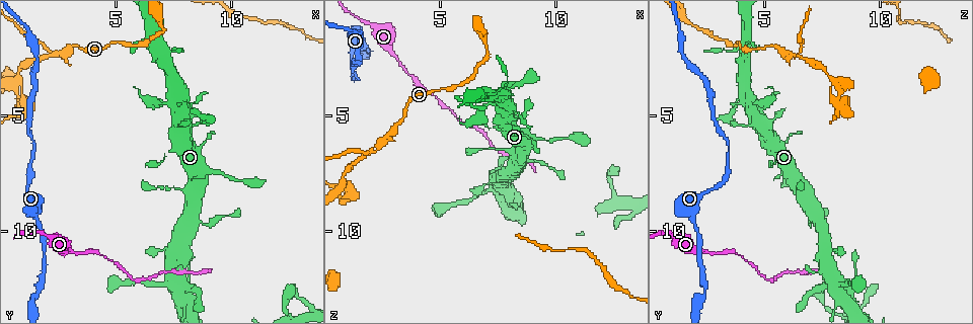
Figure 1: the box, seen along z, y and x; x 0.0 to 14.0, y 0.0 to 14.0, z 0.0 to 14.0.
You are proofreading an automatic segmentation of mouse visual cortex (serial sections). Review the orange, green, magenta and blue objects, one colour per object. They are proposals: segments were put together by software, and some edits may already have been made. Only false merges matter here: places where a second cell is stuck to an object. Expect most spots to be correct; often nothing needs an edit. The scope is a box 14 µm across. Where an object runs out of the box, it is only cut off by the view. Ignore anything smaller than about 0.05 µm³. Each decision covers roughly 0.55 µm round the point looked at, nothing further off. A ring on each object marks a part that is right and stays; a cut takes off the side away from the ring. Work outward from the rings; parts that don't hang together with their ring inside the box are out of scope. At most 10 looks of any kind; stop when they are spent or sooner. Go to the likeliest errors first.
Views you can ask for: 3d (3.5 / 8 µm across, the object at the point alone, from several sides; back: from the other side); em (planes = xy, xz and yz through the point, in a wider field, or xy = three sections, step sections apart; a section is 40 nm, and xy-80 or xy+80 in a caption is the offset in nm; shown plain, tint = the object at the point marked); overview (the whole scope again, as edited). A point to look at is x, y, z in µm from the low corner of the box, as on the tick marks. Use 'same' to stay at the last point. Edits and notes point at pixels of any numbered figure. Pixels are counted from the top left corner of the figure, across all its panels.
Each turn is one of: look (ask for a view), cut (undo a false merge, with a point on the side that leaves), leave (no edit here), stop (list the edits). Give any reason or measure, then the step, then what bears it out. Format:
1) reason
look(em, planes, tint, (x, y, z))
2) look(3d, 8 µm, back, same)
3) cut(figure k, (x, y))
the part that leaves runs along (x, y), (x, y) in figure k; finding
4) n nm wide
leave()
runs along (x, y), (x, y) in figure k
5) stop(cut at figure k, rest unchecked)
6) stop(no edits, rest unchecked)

a narrow waist
look(3d, 3.5 µm, back, (2.5, 2.2, 6.1))

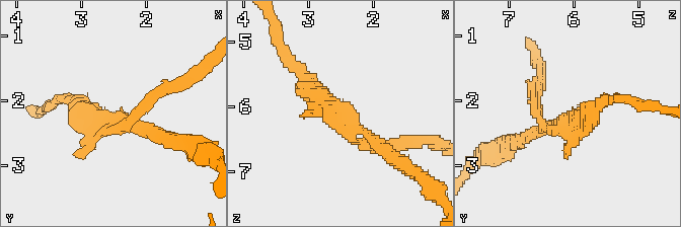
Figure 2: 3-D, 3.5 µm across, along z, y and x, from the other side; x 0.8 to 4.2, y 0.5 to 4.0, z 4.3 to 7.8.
look(em, xy, step 5, tint, (2.50, 2.35, 6.10))

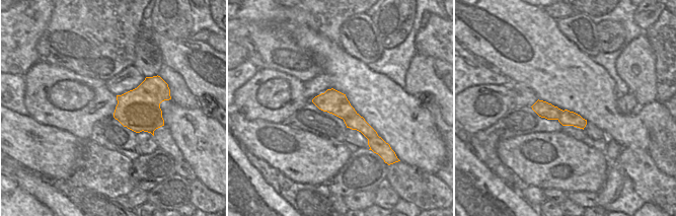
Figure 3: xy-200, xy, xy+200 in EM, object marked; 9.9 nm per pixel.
cut(figure 2, (147, 99))
two cells meet here

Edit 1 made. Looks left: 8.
abrupt turn
look(3d, 3.5 µm, (1.1, 4.6, 8.2))

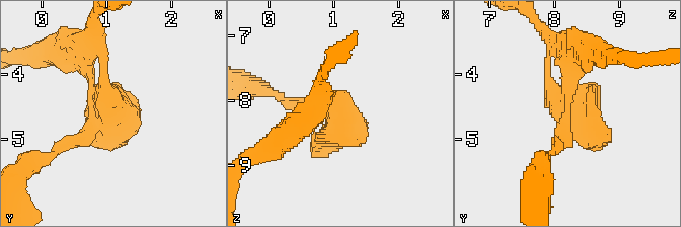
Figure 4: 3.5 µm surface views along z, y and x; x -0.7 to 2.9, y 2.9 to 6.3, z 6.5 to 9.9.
shape alone is not enough
look(em, xy, step 2, tint, (1.10, 4.60, 8.25))

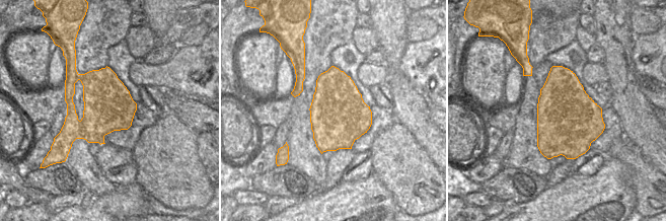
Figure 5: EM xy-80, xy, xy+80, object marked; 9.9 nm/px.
leave()
runs along (569, 59), (558, 99), (607, 143) in figure 4; all the same cell

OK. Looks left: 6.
look(3d, 3.5 µm, back, (8.1, 8.2, 6.5))

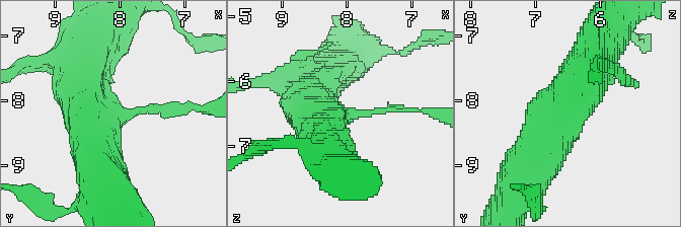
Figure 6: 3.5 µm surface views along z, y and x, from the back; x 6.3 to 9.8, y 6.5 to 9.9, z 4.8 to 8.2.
now the EM
look(em, xy, step 5, tint, same)

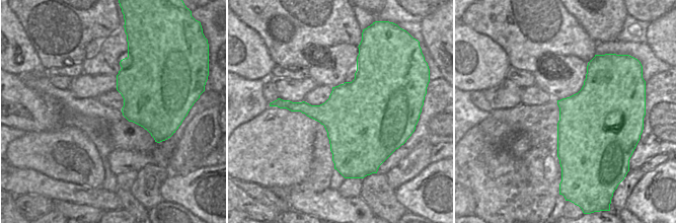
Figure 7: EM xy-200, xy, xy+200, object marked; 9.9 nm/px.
cut it another way
look(em, xy, step 1, tint, same)

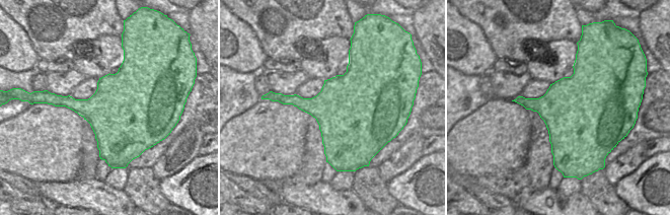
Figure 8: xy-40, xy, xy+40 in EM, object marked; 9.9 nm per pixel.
leave()
runs along (588, 65), (556, 128), (520, 180) in figure 6; one cell here

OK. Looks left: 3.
sharp bend
look(3d, 3.5 µm, (7.8, 12.3, 8.1))

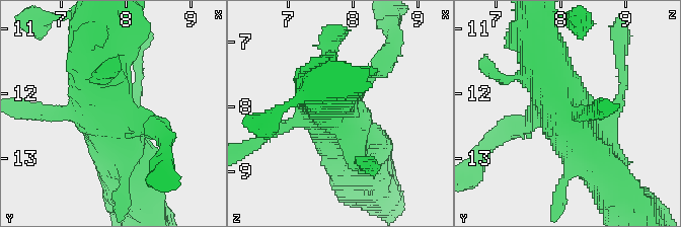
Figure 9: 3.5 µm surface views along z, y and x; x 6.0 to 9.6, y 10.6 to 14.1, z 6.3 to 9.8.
look(em, xy, step 5, tint, (7.70, 12.35, 8.10))

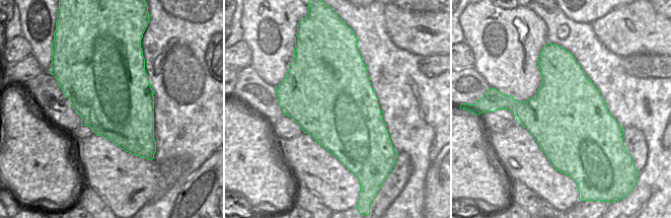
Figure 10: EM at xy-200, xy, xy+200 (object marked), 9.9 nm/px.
leave()
continuous, no second cell

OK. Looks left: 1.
stop(cut at figure 2, rest unchecked)

